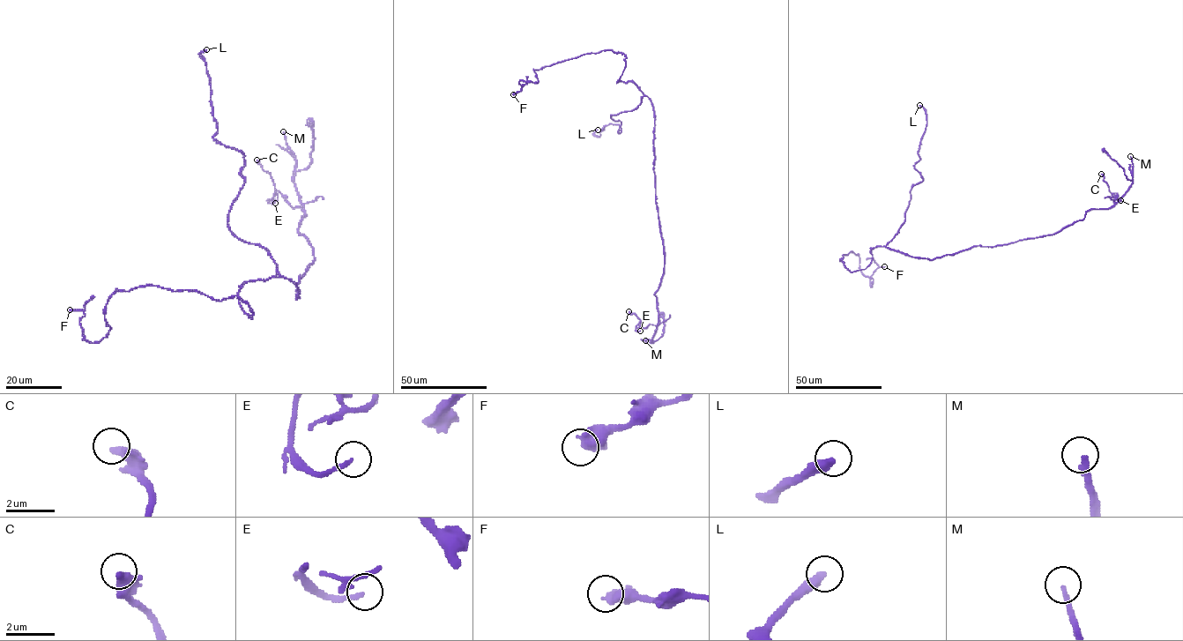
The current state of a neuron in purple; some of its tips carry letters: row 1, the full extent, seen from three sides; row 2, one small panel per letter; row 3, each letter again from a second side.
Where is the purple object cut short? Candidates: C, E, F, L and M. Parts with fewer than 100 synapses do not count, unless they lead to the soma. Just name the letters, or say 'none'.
M

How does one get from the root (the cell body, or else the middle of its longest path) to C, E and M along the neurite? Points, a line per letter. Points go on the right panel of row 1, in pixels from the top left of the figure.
C: (913, 257), (933, 259), (1055, 234), (1088, 211), (1114, 204), (1117, 194), (1101, 174)
E: (913, 257), (933, 259), (1054, 234), (1088, 211), (1112, 207), (1117, 197), (1112, 194), (1120, 200)
M: (913, 257), (933, 259), (1055, 234), (1088, 211), (1118, 201), (1132, 182), (1130, 156)

